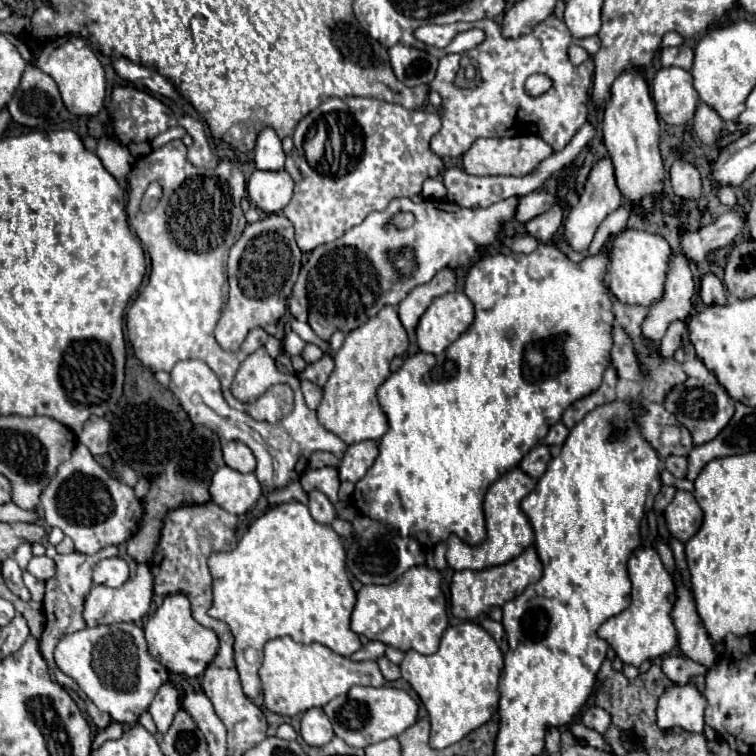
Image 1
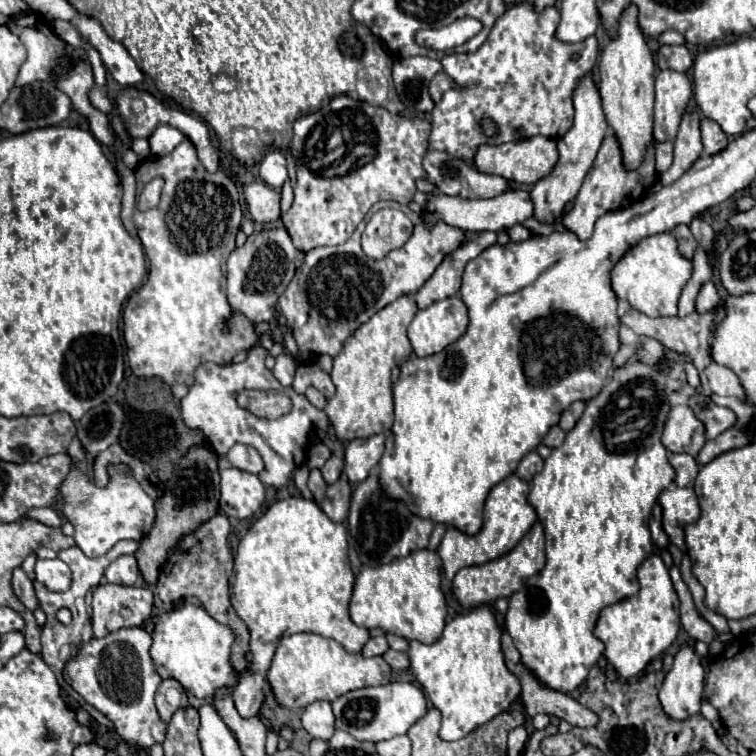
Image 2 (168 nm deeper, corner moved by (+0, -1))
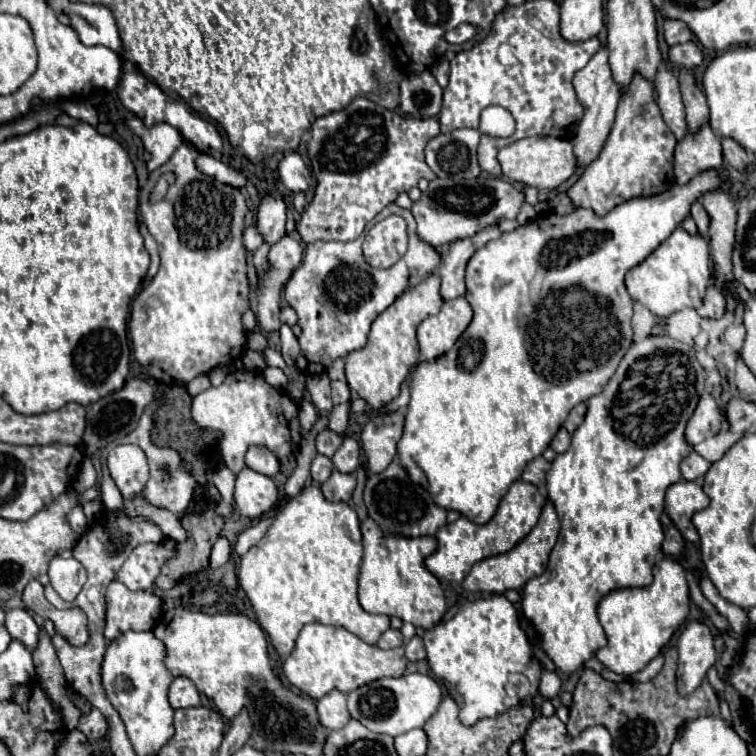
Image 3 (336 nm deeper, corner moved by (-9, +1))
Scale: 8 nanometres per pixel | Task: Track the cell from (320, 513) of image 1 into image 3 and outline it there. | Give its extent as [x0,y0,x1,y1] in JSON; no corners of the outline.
[311,453,333,483]

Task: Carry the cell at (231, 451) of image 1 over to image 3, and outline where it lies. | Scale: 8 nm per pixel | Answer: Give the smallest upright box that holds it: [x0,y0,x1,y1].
[245,447,279,477]

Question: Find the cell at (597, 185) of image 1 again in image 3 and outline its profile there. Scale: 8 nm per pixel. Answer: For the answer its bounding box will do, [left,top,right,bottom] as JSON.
[567,73,677,215]

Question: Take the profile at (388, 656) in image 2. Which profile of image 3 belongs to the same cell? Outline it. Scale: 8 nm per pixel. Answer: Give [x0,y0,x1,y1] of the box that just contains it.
[405,635,427,661]

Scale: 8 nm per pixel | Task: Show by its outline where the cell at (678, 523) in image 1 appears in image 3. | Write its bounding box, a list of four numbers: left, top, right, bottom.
[665,481,709,545]

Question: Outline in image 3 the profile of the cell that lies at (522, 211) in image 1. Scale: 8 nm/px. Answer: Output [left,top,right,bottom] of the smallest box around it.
[411,177,523,247]

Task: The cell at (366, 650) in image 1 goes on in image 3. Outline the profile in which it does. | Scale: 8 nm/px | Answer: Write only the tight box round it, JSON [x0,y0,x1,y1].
[377,629,403,649]

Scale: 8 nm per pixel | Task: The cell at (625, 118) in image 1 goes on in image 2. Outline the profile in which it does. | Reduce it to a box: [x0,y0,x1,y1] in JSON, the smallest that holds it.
[600,7,654,171]

